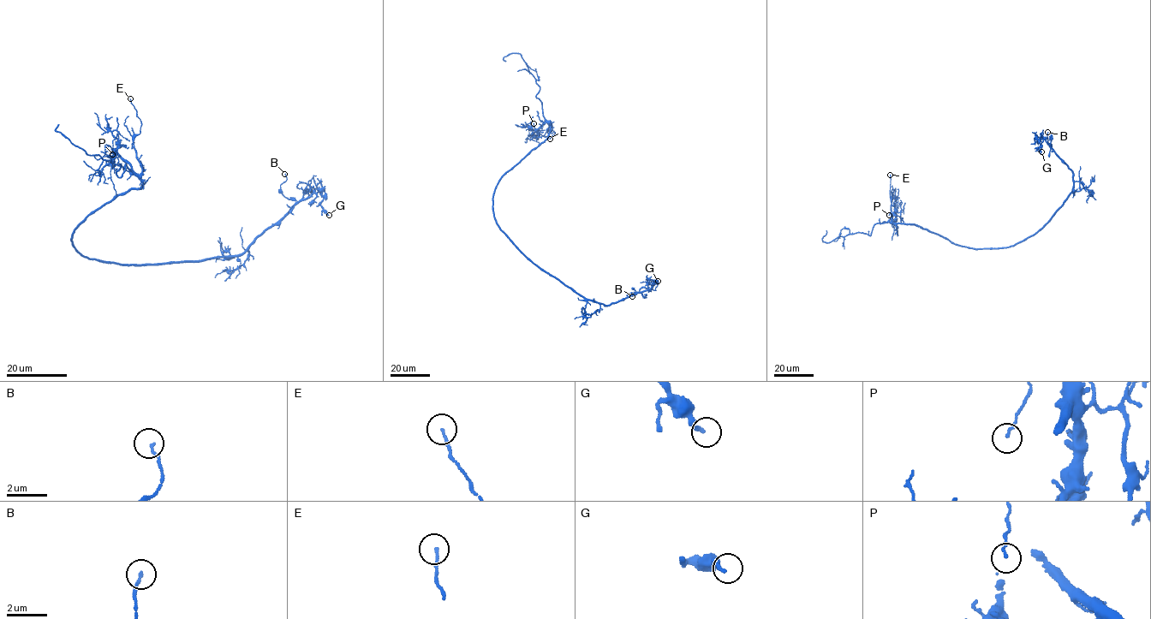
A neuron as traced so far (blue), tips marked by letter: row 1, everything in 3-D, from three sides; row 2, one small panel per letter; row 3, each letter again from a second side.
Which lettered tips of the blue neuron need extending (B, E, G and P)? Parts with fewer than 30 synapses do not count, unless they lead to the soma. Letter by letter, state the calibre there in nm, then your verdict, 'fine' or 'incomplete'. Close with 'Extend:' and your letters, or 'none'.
B: 100 nm thick; fine
E: 110 nm thick; fine
G: 190 nm thick; fine
P: 110 nm thick; fine
Extend: none

